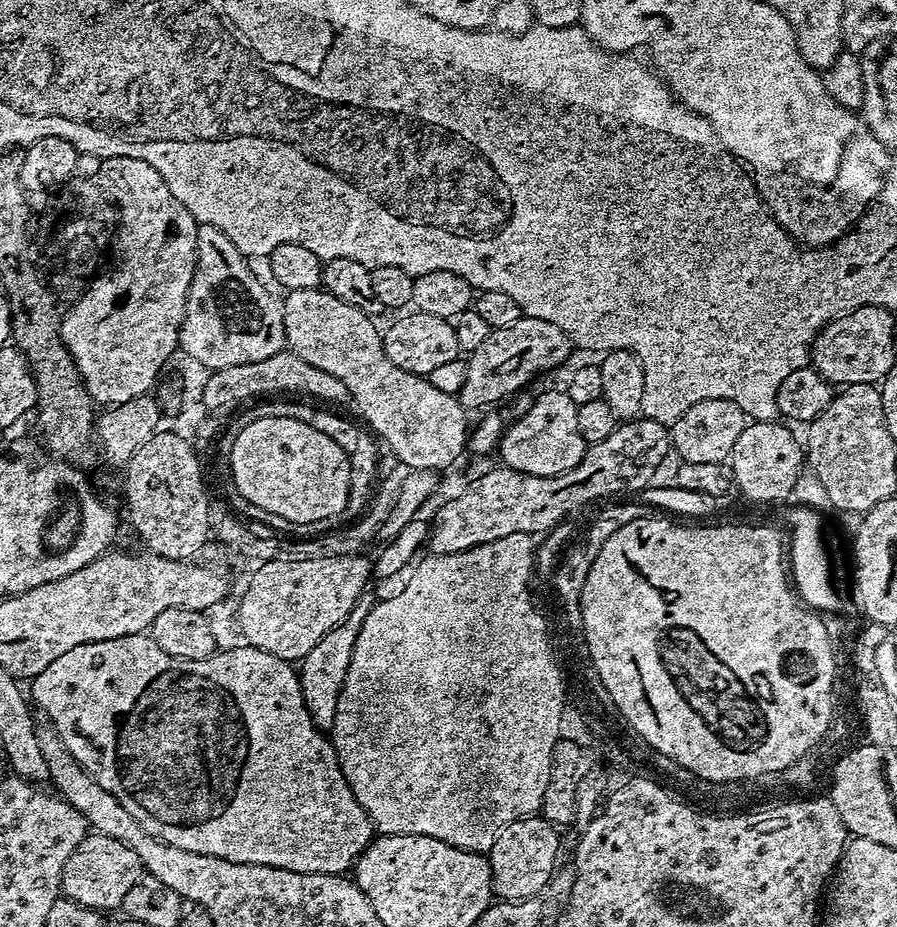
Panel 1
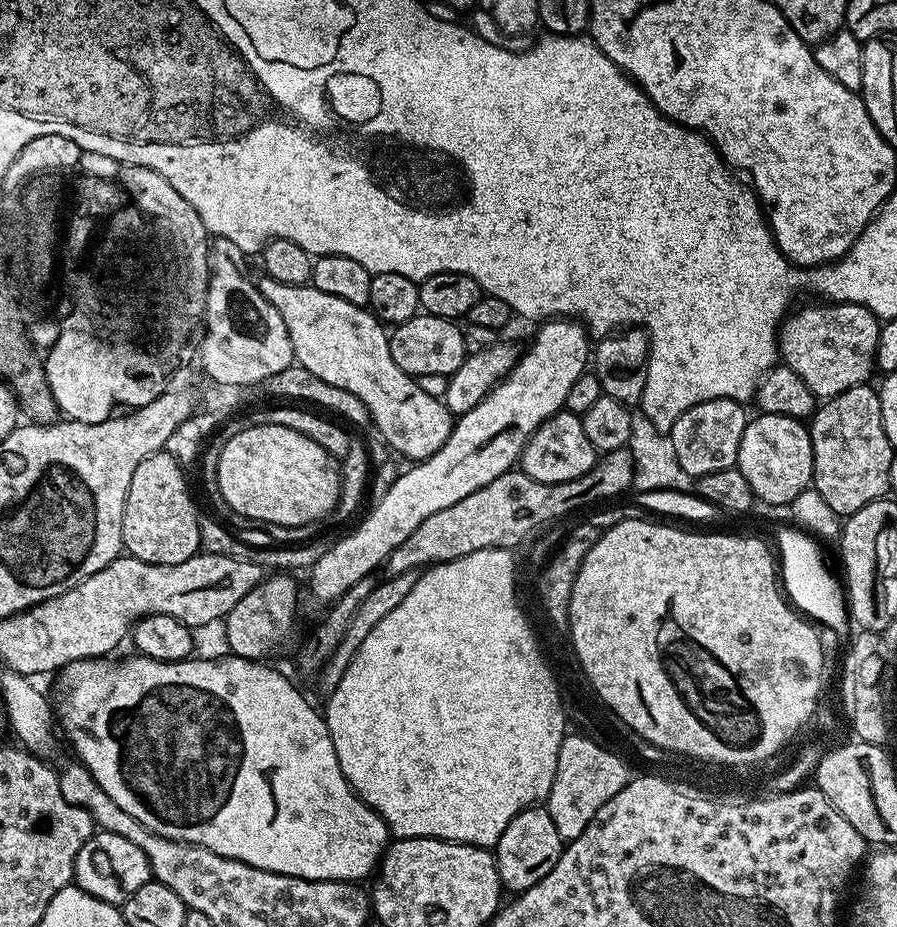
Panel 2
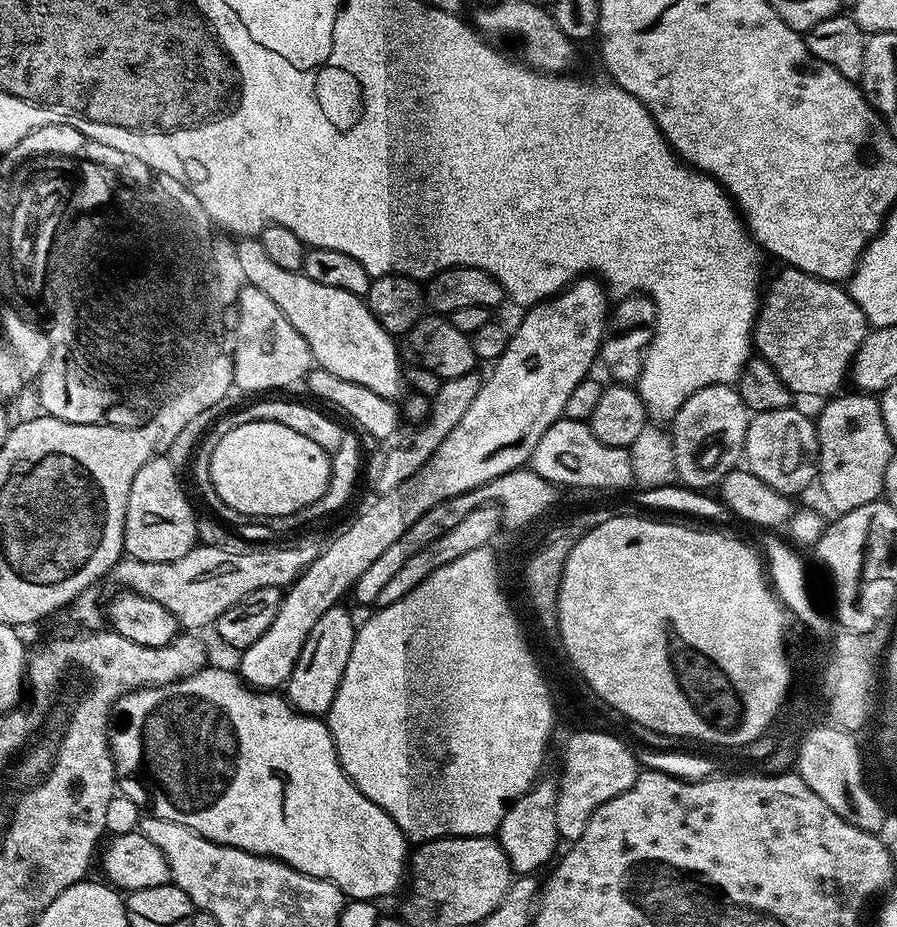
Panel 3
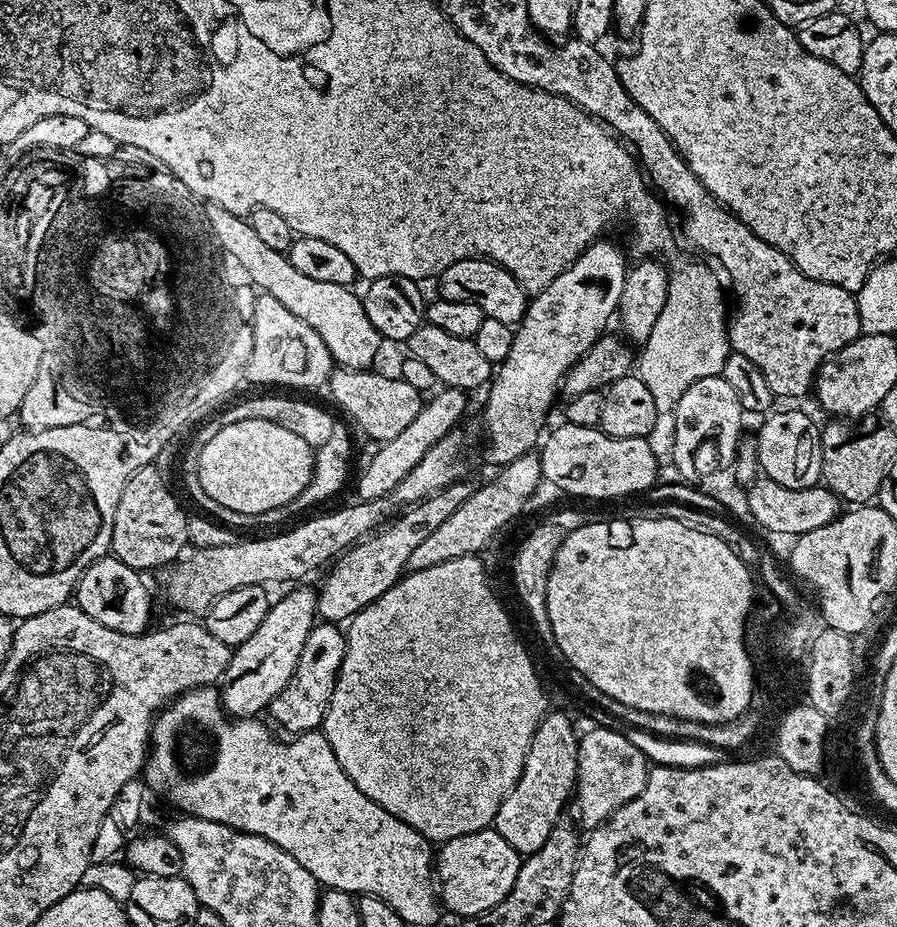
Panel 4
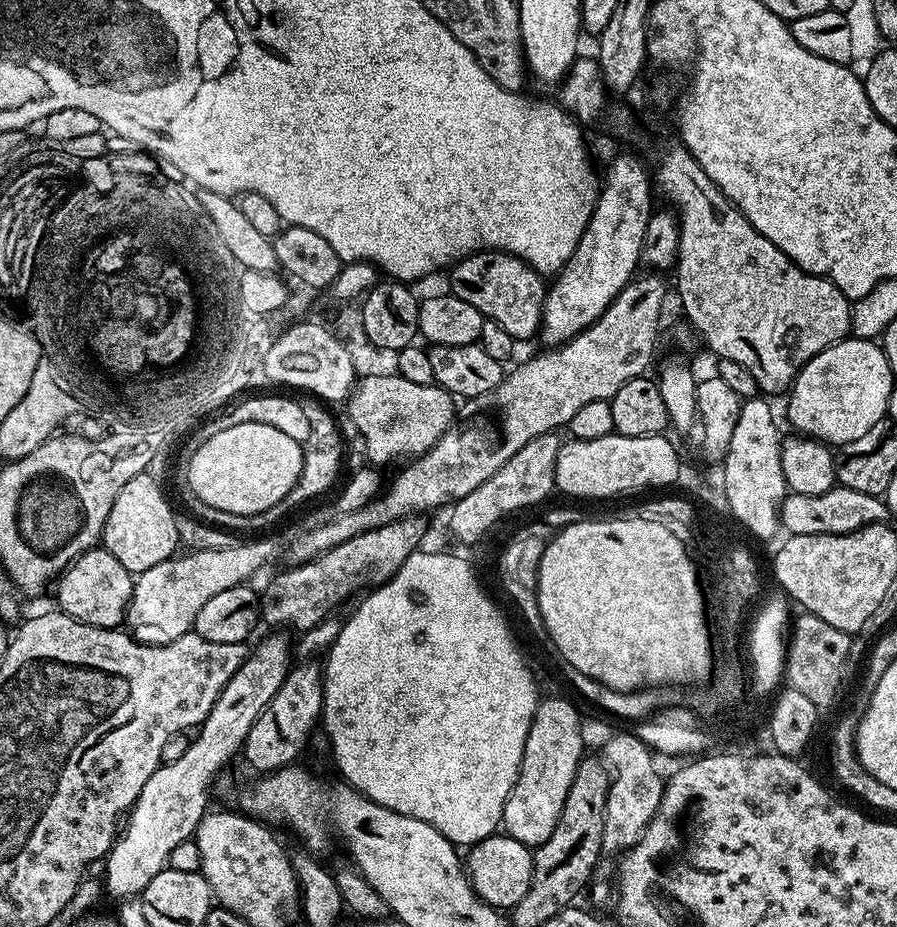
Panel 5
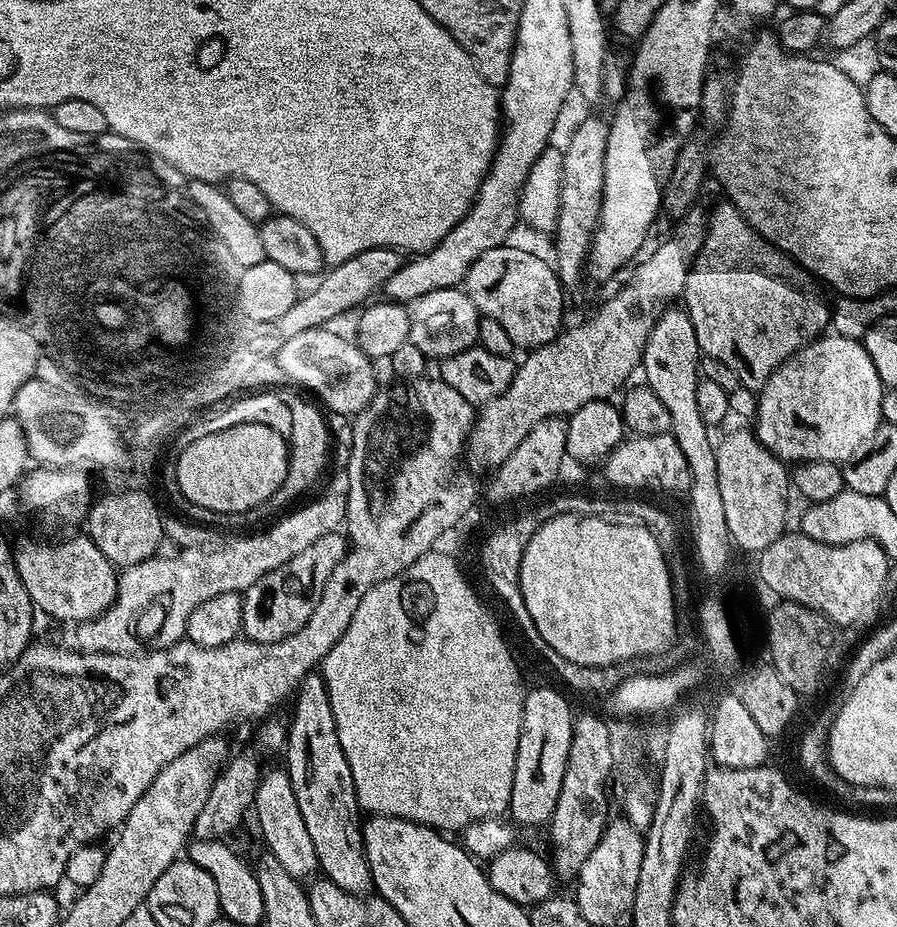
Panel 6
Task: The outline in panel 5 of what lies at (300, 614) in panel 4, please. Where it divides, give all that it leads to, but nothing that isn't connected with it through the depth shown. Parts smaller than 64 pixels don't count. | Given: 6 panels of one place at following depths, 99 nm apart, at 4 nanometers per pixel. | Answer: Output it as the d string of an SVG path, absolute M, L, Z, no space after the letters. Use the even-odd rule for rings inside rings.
M268 636L256 649L253 647L234 678L226 682L218 702L214 702L210 714L193 735L197 736L193 738L192 745L177 760L169 759L161 763L154 774L146 778L142 794L138 794L135 804L127 813L126 823L106 857L108 869L102 875L102 880L108 896L139 897L150 878L168 867L174 846L195 837L198 822L209 811L208 791L216 775L235 756L237 759L246 742L246 734L250 734L250 726L258 722L270 698L278 694L278 686L282 686L293 663L292 652L294 656L293 645L291 648L284 636Z

